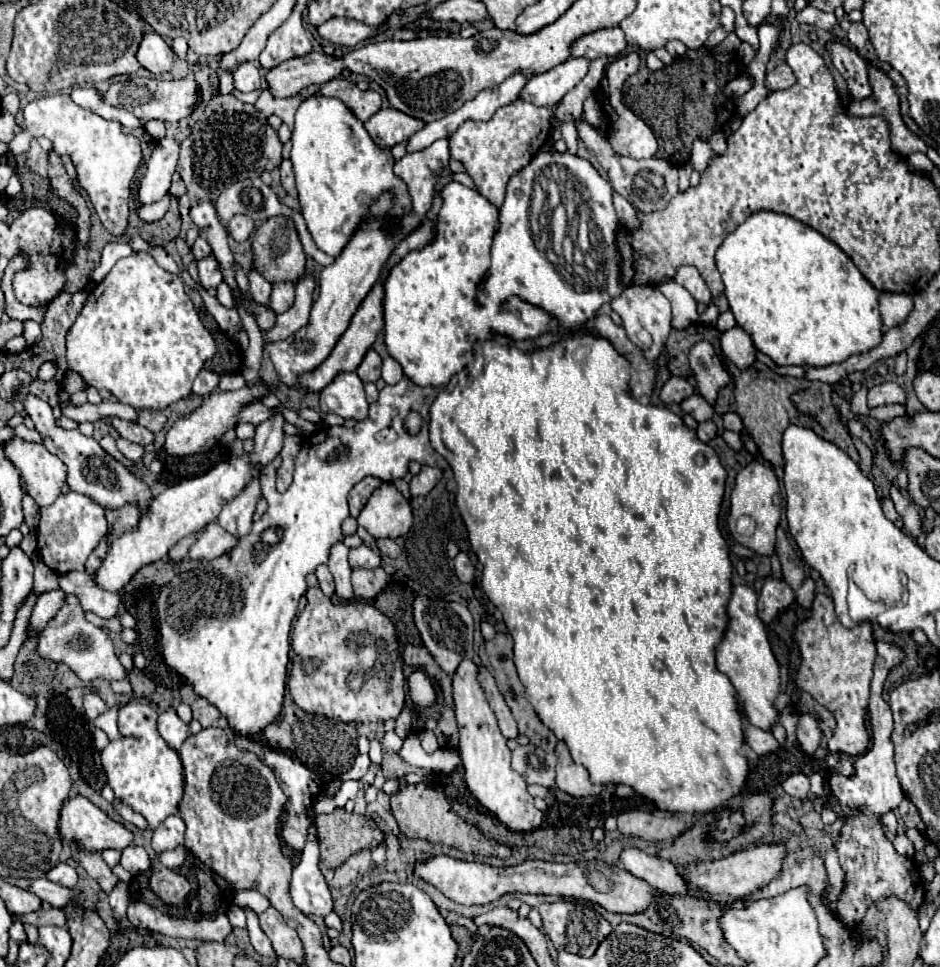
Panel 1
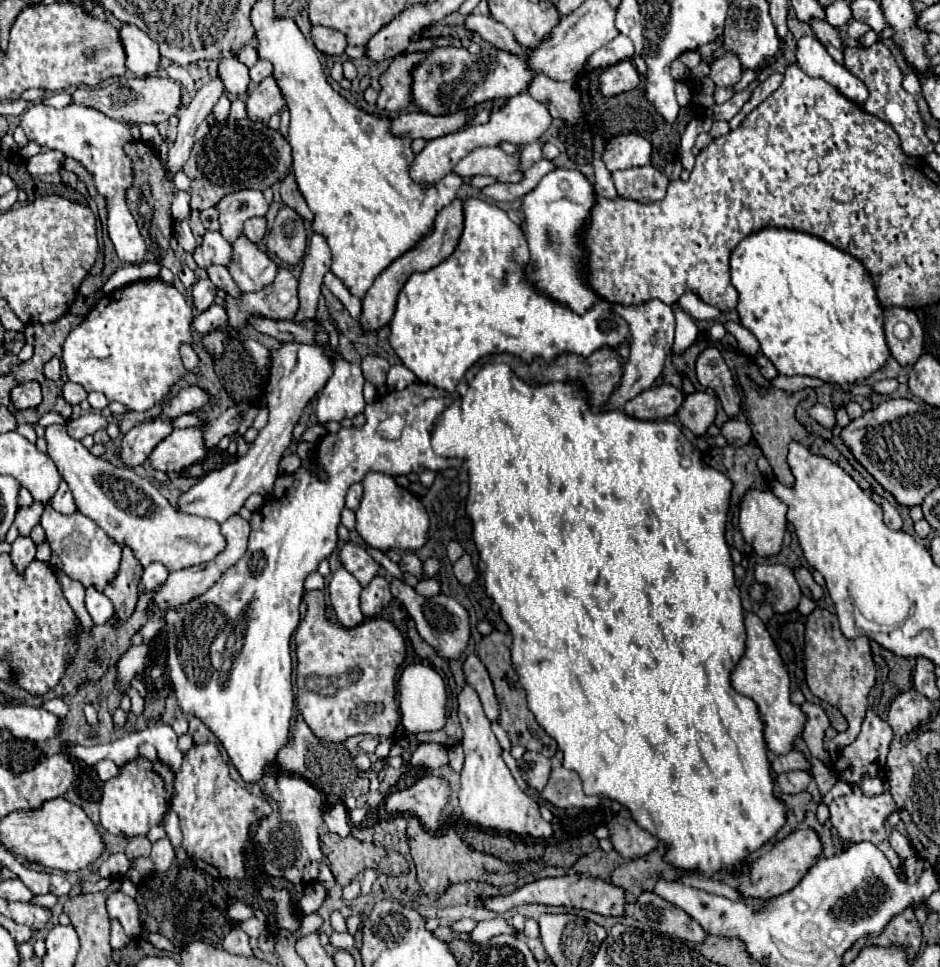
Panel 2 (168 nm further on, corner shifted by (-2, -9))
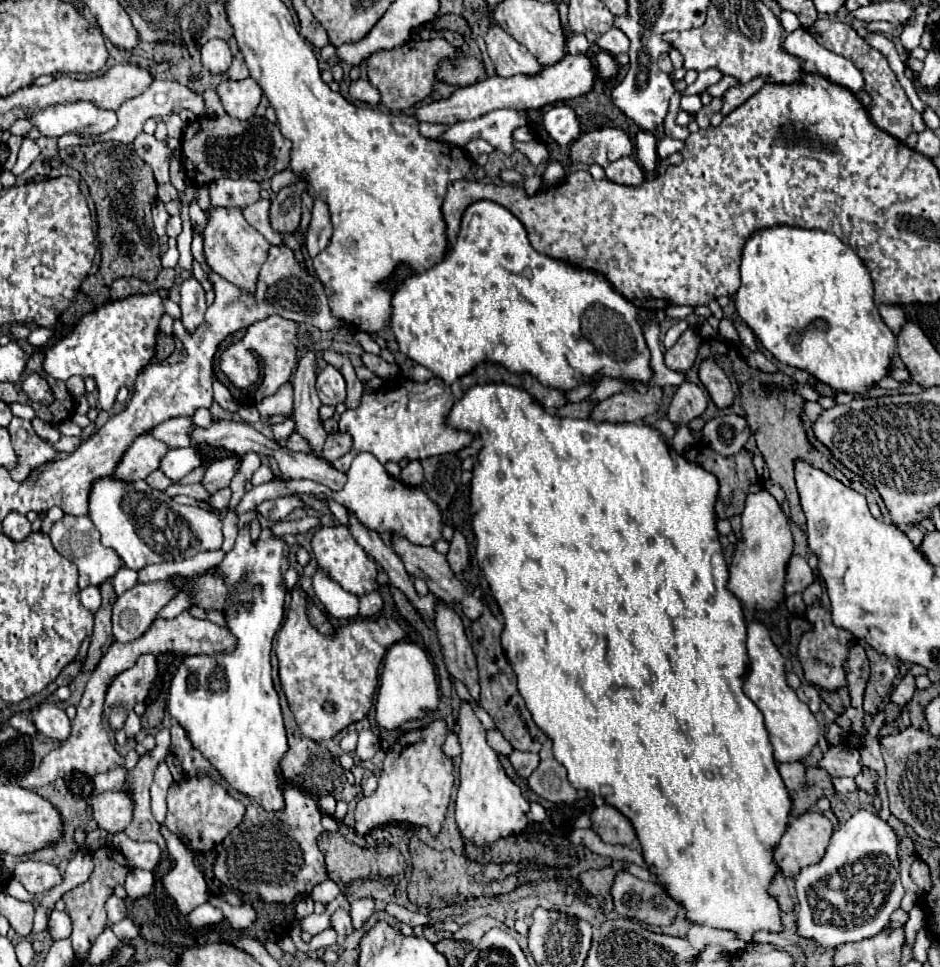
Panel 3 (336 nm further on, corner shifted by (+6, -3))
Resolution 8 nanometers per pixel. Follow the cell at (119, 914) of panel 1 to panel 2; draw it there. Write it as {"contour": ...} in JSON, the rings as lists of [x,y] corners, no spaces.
{"contour":[[[111,919],[111,947],[113,949],[121,949],[129,943],[129,937],[125,935],[121,923],[117,919]]]}

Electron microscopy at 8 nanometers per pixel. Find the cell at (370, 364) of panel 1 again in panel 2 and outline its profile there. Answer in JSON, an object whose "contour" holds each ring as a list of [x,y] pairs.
{"contour":[[[377,355],[363,357],[361,369],[363,369],[363,375],[369,383],[373,383],[375,387],[385,385],[385,375],[389,371],[389,363],[383,357],[377,357]]]}

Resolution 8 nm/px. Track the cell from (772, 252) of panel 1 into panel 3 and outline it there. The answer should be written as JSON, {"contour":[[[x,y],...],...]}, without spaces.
{"contour":[[[779,225],[779,227],[769,227],[769,229],[759,229],[757,233],[753,233],[749,237],[749,241],[743,247],[743,261],[741,261],[741,287],[735,293],[735,307],[737,313],[741,315],[741,319],[753,329],[753,333],[759,337],[759,341],[763,343],[763,347],[767,351],[773,353],[773,357],[781,363],[799,367],[809,371],[813,377],[817,377],[819,381],[831,385],[837,391],[845,391],[845,393],[867,393],[877,381],[881,381],[883,377],[889,375],[889,367],[891,367],[891,357],[895,353],[897,347],[897,337],[893,335],[893,331],[883,323],[877,305],[873,303],[873,283],[871,283],[871,275],[865,269],[863,261],[857,257],[857,253],[853,253],[853,249],[849,249],[849,245],[845,245],[841,239],[837,239],[833,233],[829,231],[821,231],[821,229],[801,229],[801,227],[787,227],[787,225]]]}

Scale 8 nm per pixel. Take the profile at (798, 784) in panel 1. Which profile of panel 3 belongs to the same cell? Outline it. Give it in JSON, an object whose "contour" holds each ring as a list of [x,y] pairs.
{"contour":[[[781,763],[779,773],[791,793],[805,789],[805,767],[803,763]]]}

